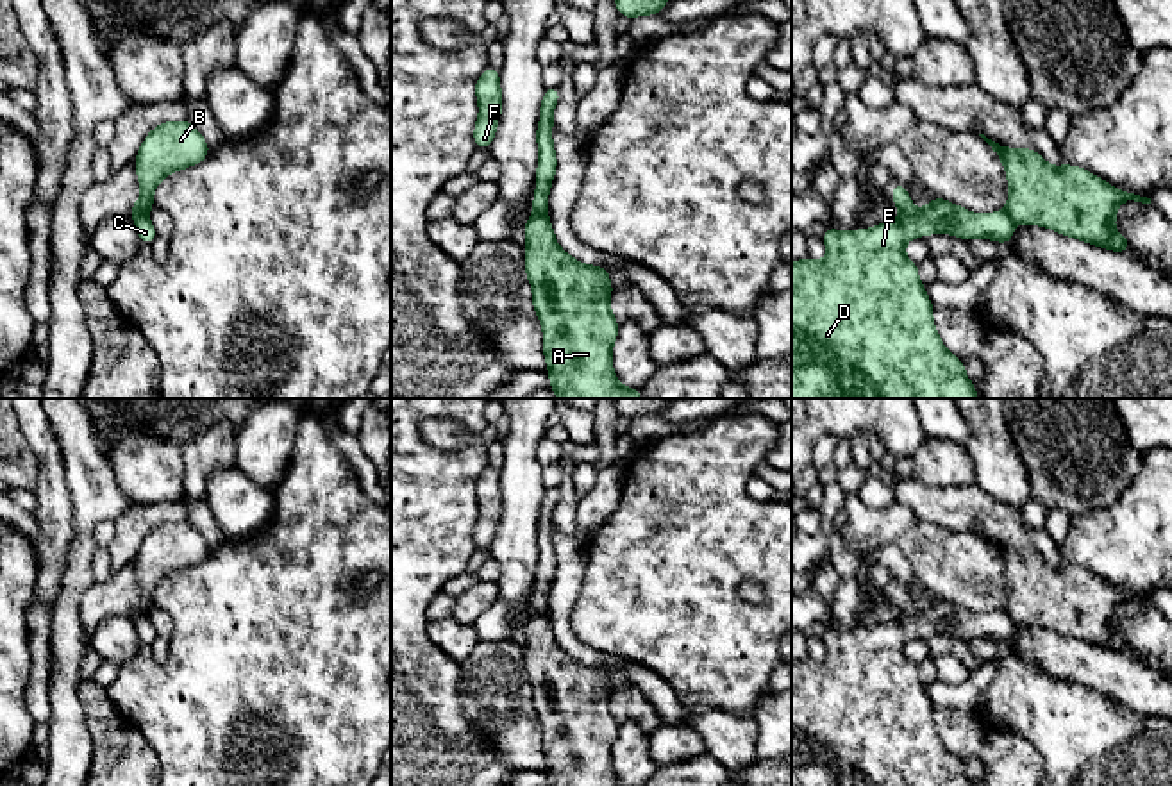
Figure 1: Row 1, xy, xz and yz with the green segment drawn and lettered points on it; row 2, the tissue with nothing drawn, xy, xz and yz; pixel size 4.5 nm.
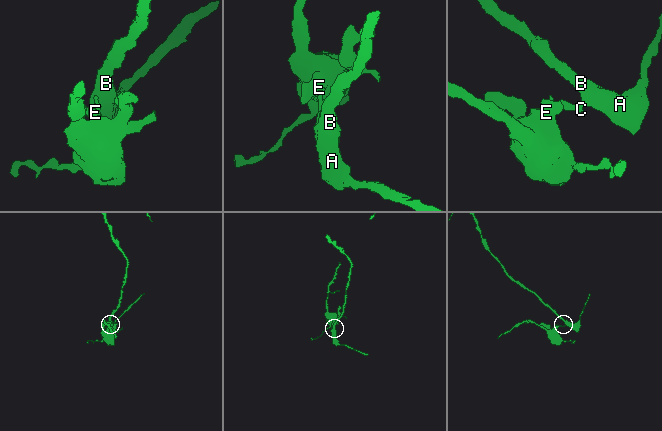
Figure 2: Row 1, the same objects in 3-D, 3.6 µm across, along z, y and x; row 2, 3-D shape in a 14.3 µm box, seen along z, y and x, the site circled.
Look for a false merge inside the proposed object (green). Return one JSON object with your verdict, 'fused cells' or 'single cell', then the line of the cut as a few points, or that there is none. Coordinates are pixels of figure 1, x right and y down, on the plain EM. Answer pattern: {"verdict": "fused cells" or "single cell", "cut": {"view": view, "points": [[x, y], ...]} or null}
{"verdict": "fused cells", "cut": {"view": "xz", "points": [[533, 611], [545, 617]]}}

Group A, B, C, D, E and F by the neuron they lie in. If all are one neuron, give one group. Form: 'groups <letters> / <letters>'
groups A B / C D E F

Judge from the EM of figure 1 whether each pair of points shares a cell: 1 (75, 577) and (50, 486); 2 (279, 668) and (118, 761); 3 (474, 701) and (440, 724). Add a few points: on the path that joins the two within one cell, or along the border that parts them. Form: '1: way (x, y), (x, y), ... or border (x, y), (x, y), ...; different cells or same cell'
1: border (74, 513), (72, 552), (58, 595); different cells
2: border (120, 713), (147, 740), (161, 767); different cells
3: border (461, 665), (461, 713), (488, 740); different cells

